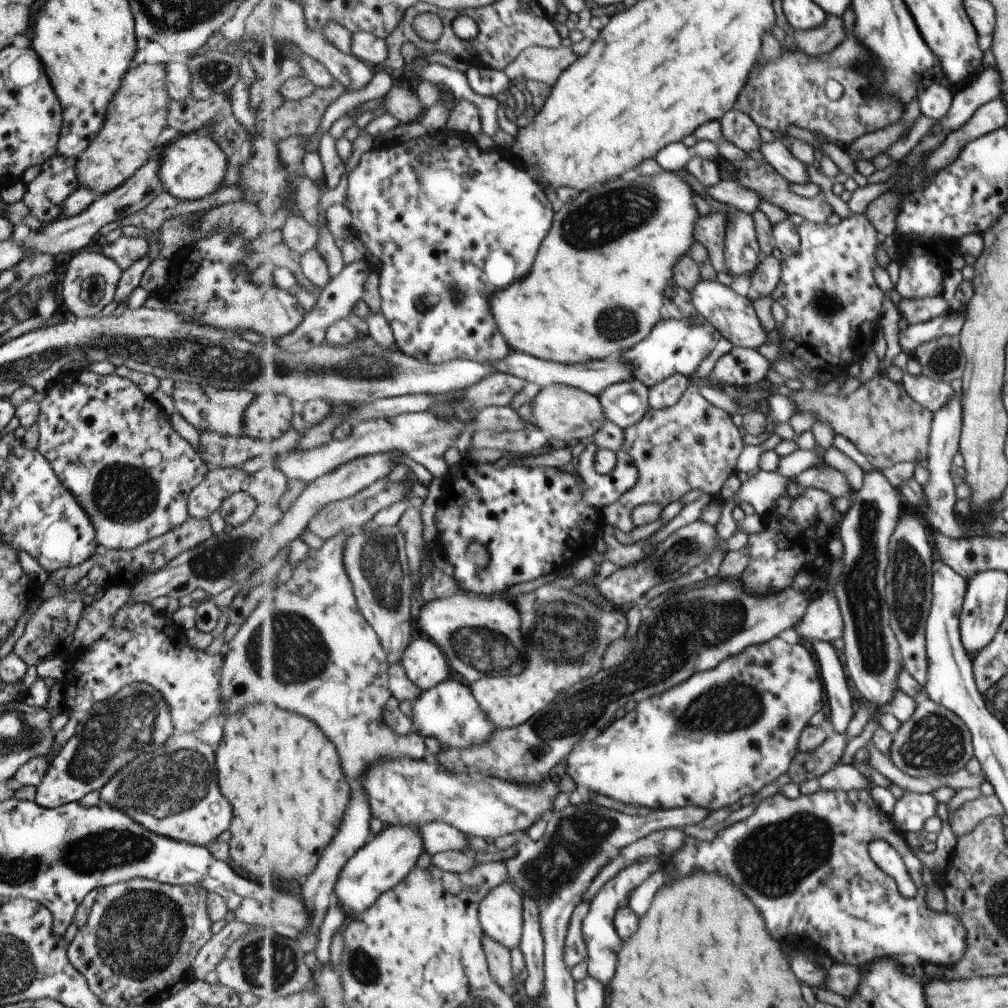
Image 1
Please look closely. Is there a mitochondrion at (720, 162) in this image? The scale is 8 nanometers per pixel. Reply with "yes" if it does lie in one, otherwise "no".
no

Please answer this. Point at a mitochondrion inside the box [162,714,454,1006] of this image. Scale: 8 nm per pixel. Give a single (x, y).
(275, 967)

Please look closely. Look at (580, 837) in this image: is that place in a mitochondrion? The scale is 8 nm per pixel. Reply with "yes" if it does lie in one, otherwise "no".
yes

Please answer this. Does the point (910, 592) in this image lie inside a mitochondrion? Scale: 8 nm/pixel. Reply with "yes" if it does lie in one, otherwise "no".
yes

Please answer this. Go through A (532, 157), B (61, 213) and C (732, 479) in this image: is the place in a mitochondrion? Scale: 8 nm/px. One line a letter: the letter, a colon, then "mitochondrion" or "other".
A: other
B: other
C: other

